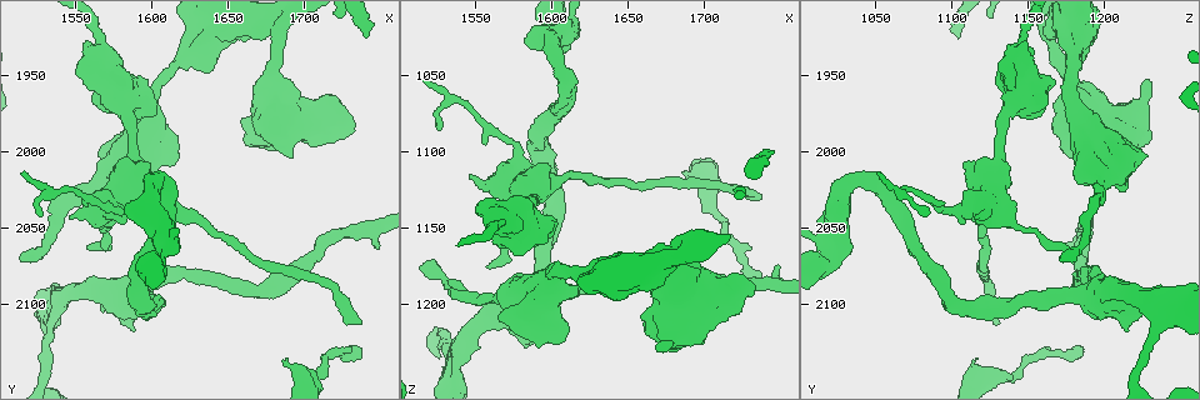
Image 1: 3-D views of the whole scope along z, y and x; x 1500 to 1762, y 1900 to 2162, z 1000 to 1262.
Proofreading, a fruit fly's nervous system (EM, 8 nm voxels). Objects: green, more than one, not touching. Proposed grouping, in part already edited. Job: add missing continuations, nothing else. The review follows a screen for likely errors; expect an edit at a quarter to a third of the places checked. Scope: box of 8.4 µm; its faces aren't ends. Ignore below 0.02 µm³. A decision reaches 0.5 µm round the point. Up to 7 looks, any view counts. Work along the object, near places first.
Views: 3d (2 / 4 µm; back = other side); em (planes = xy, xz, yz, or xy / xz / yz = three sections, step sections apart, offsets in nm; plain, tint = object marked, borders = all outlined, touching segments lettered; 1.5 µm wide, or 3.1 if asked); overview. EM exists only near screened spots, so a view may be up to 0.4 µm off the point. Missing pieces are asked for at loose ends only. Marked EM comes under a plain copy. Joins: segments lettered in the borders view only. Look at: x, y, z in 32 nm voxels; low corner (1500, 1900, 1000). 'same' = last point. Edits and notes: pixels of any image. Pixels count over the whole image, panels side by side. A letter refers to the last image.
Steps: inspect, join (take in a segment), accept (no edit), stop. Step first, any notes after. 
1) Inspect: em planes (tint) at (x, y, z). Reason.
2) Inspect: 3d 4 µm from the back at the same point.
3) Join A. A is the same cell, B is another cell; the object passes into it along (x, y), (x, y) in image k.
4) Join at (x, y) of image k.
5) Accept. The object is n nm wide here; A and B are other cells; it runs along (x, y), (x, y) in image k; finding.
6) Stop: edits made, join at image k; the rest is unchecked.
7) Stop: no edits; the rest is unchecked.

Inspect: 3d 4 µm from the back at (1662, 1924, 1188). An open end.

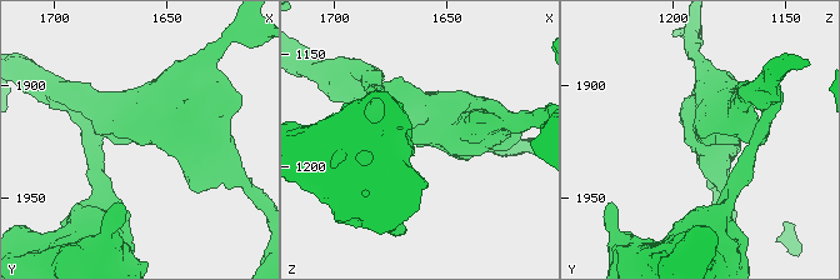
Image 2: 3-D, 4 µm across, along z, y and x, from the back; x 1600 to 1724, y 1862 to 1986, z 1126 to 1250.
Inspect: em 3.1 µm yz step 8 (borders) at (1662, 1925, 1189).

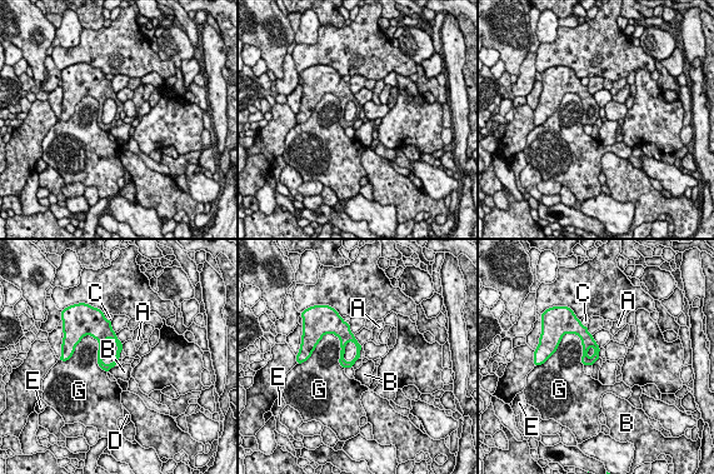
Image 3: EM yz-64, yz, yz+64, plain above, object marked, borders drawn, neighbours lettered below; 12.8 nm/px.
Inspect: em 3.1 µm xy step 16 (borders) at the same point. Cut it another way.

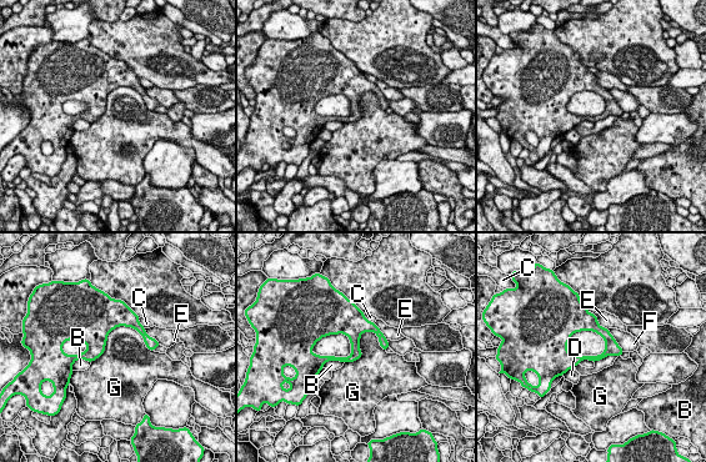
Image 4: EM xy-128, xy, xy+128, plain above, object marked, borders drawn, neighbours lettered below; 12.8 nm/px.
Accept. B, C, D, E, F and G are other cells; a border runs along (344, 362), (328, 361), (323, 367) in image 4; none of them fits.

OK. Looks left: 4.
Inspect: 3d 2 µm at (1736, 2130, 1184). Thin end.

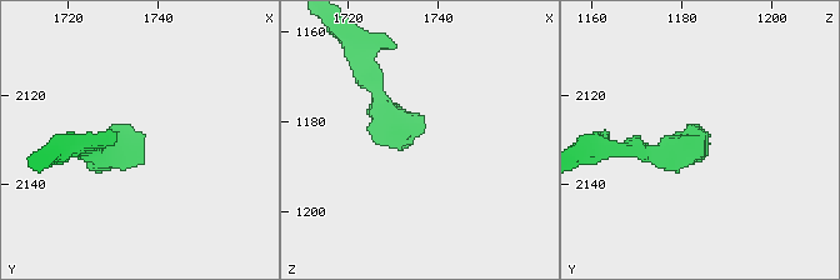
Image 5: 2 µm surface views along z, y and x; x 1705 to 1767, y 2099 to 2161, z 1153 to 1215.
Inspect: em planes (borders) at (1736, 2129, 1183).

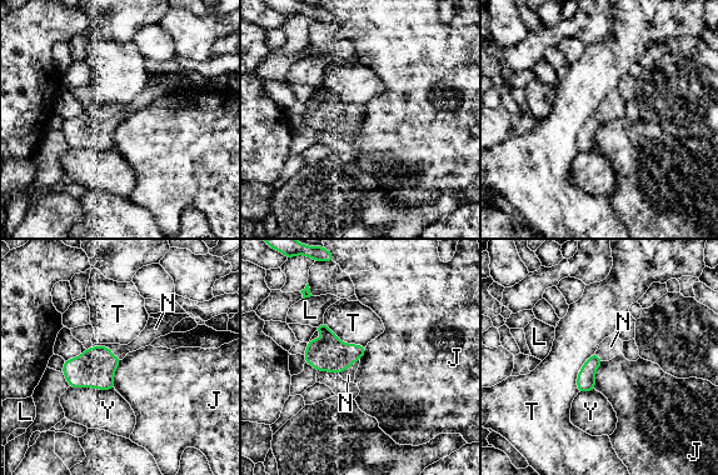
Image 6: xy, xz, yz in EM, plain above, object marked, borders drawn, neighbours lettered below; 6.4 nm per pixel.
Join N. N is the same cell, J, L, T and Y are other cells; the neuron continues.

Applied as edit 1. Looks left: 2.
Stop: edits made, join at image 6; the rest is unchecked.

